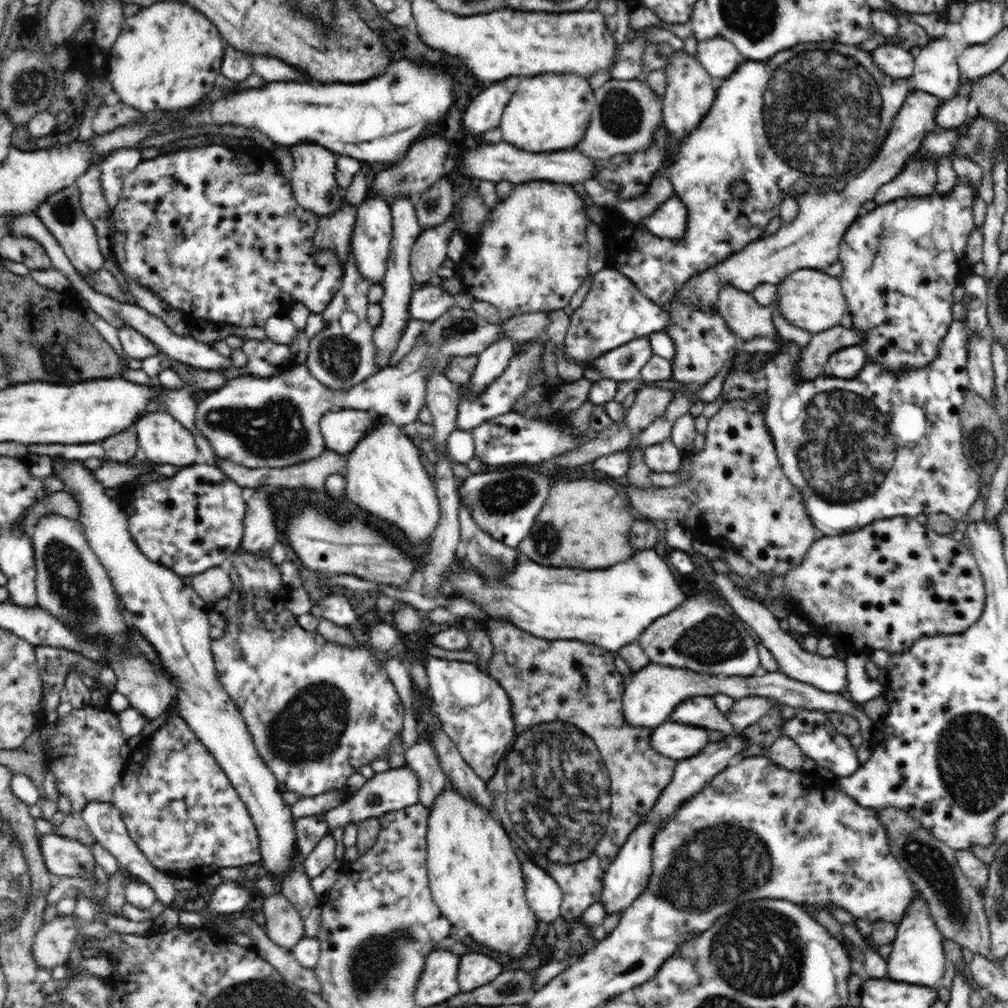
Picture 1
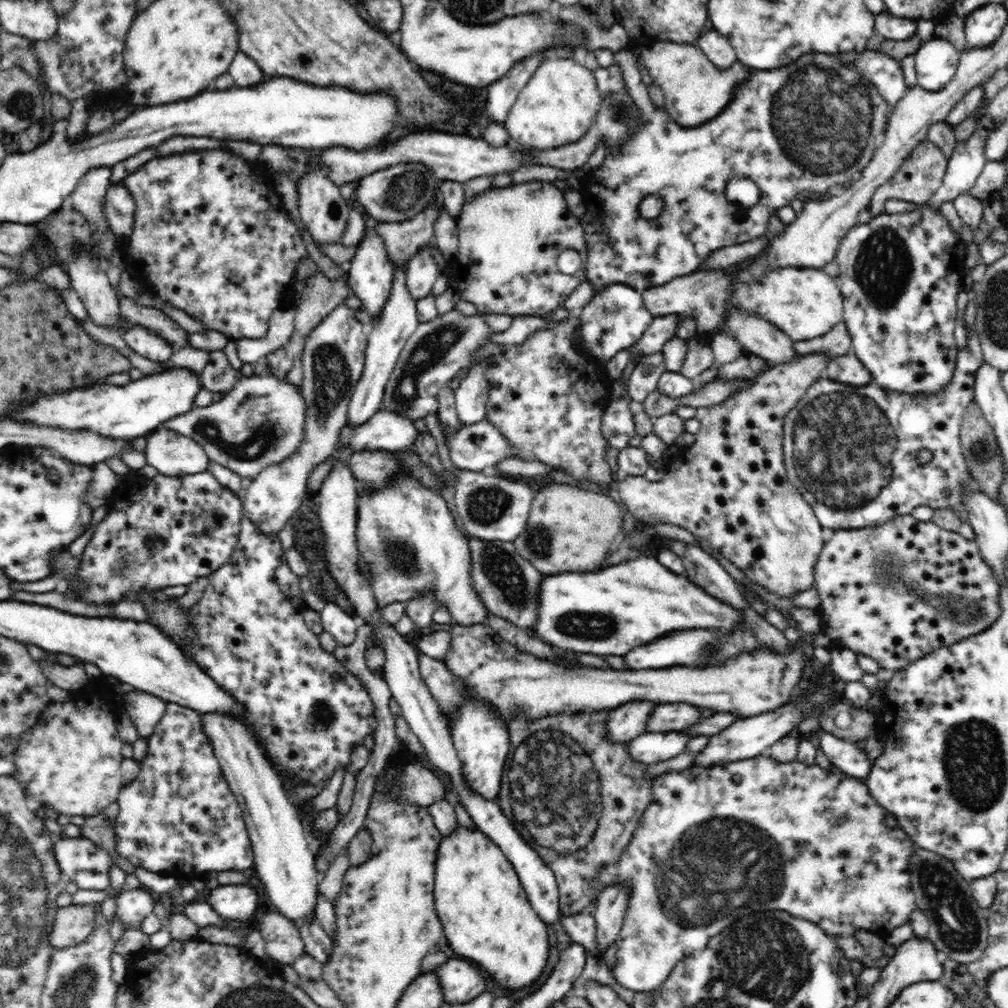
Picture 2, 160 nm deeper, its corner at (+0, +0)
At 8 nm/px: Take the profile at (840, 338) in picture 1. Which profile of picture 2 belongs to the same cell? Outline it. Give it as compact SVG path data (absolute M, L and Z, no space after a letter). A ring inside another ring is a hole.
M806 354L800 355L799 358L794 358L786 364L776 364L770 366L758 377L754 378L754 382L746 390L738 392L736 396L731 397L729 400L716 404L708 408L706 416L700 420L700 431L694 434L696 442L686 449L682 455L675 455L670 458L670 461L664 466L664 476L660 482L650 482L642 476L621 476L617 478L616 488L626 504L627 509L636 517L644 521L646 524L649 522L664 522L664 524L674 524L680 526L686 531L689 531L695 537L700 537L708 543L712 549L723 554L734 566L737 566L746 578L750 578L752 582L764 586L766 590L773 592L776 596L780 596L788 602L794 594L804 592L814 586L814 566L818 562L818 554L824 547L824 540L822 538L822 525L818 522L814 509L810 503L801 495L797 488L787 479L787 471L784 463L783 455L783 425L787 415L794 410L797 403L804 399L810 389L818 383L818 378L824 376L826 365L830 362L825 354Z

